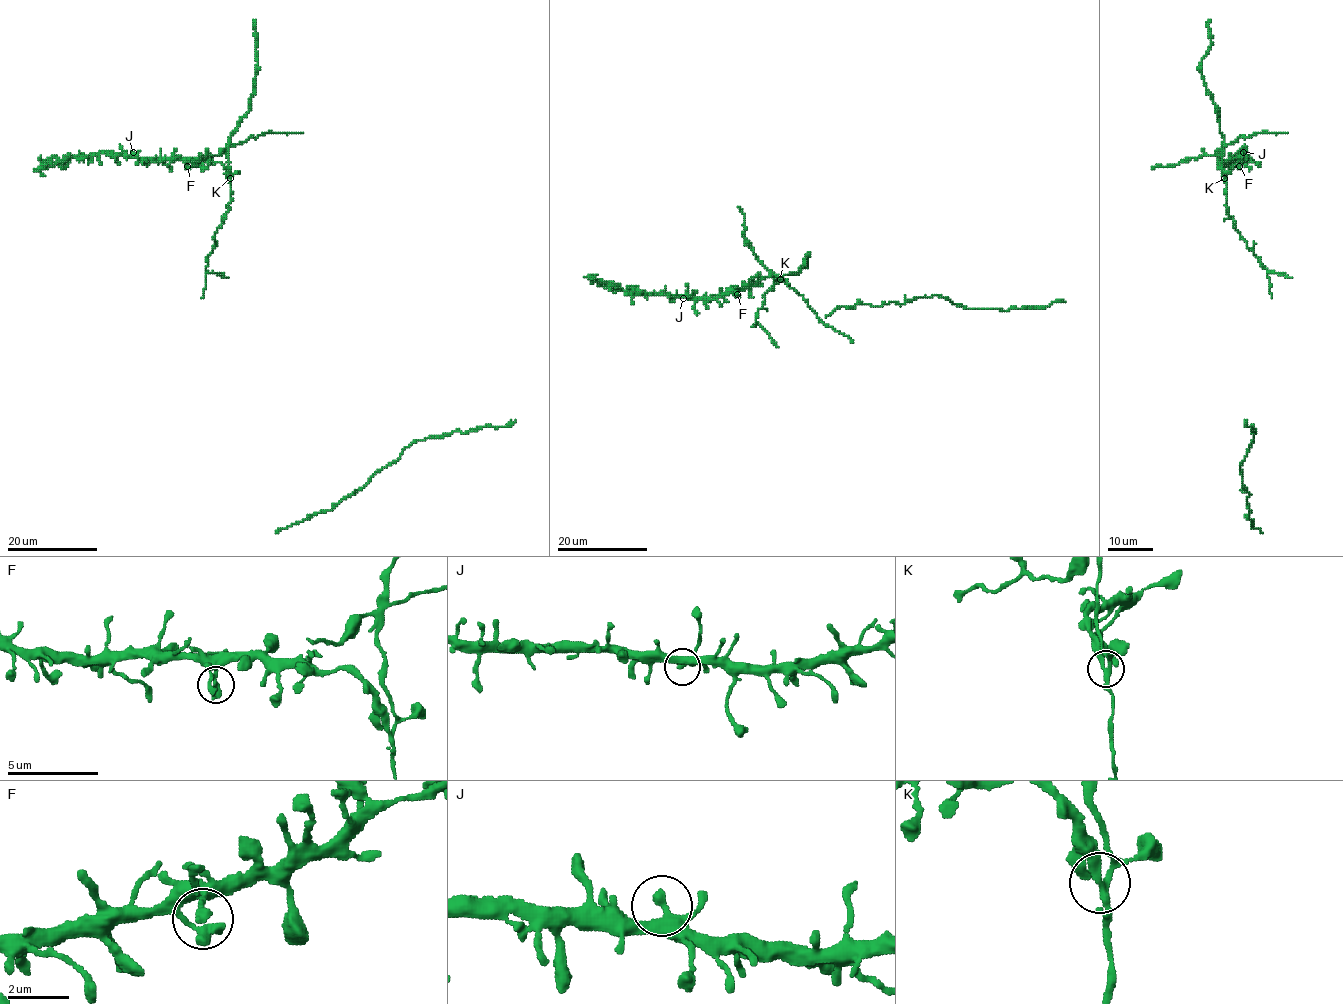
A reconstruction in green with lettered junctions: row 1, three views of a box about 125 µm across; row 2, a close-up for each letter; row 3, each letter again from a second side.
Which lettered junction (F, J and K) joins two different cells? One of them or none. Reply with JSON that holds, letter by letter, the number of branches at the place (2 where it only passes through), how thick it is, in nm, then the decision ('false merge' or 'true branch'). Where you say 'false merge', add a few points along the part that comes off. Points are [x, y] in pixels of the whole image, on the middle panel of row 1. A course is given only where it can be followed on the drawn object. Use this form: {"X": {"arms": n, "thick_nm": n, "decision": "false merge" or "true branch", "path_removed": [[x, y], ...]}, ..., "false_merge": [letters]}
{"F": {"arms": 2, "thick_nm": 320, "decision": "true branch"}, "J": {"arms": 3, "thick_nm": 240, "decision": "true branch"}, "K": {"arms": 3, "thick_nm": 240, "decision": "false merge", "path_removed": [[780, 280], [776, 278], [799, 271], [807, 257], [806, 266], [804, 265]]}, "false_merge": ["K"]}

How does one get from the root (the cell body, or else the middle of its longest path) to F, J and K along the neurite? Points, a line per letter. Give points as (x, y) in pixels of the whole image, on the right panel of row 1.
F: (1271, 298), (1266, 269), (1240, 236), (1227, 209), (1226, 183), (1219, 165), (1233, 159), (1239, 166)
J: (1271, 298), (1266, 269), (1240, 236), (1227, 209), (1226, 183), (1219, 165), (1231, 159), (1243, 159), (1243, 152)
K: (1271, 298), (1266, 269), (1247, 246), (1228, 213), (1225, 177)

